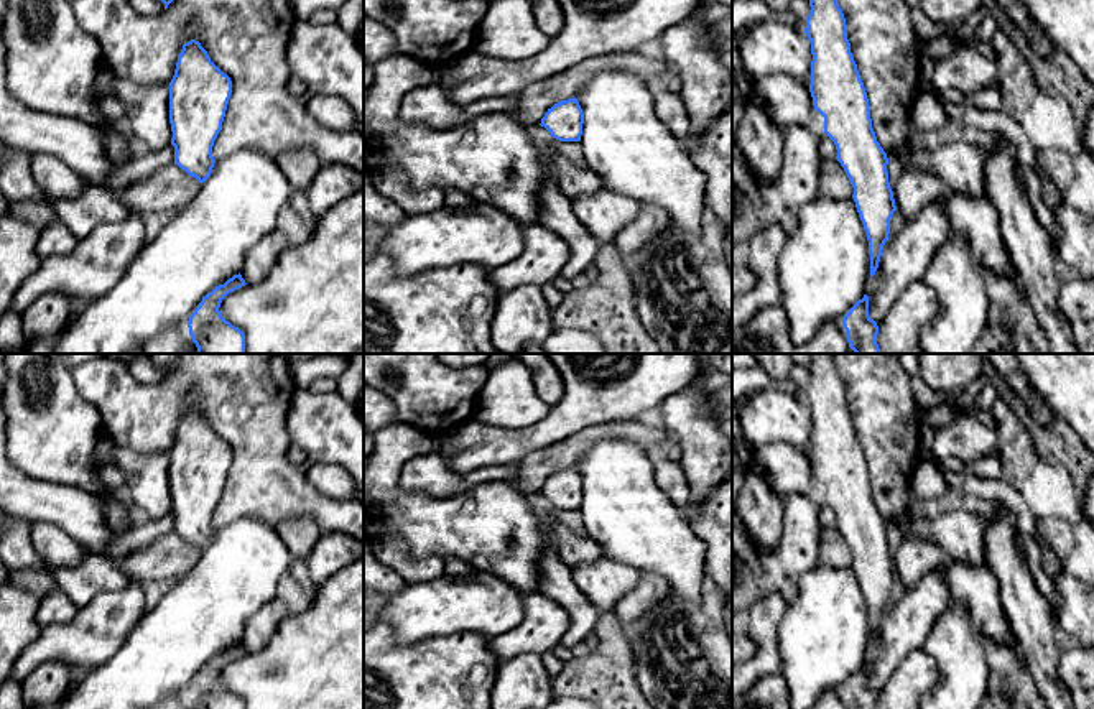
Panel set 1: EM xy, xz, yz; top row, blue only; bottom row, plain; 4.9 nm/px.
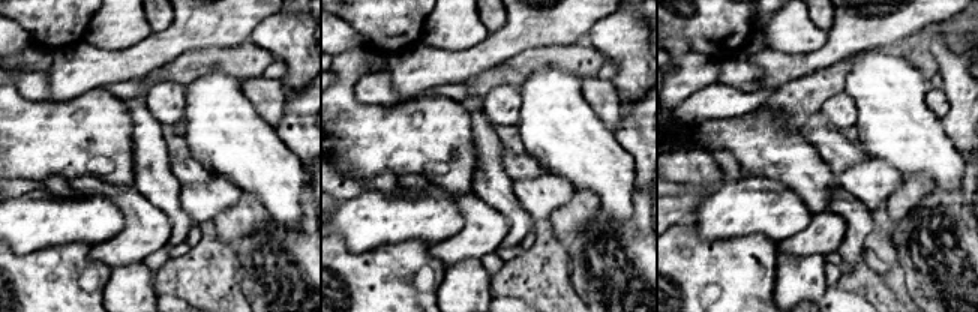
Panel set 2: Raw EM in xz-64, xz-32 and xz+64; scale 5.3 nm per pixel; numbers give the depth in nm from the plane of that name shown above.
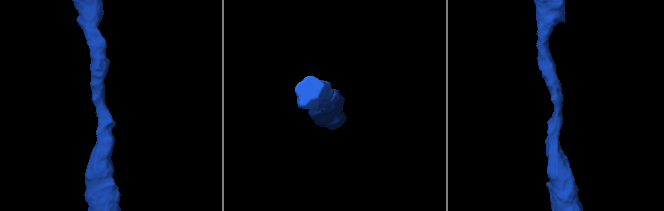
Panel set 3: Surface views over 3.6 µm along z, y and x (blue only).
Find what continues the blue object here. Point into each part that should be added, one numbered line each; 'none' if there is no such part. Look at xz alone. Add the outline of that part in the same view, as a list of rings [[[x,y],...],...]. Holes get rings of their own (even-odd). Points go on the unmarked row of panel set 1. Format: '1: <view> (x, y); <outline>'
none

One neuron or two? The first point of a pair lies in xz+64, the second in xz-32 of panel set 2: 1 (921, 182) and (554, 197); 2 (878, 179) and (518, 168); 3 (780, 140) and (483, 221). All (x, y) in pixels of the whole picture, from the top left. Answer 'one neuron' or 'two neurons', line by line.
1: two neurons
2: two neurons
3: two neurons

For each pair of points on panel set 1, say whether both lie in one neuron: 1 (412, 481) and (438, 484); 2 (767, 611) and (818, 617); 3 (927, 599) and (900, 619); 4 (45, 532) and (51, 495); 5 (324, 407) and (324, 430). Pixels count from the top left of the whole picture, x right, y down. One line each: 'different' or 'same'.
1: same
2: different
3: same
4: different
5: same

